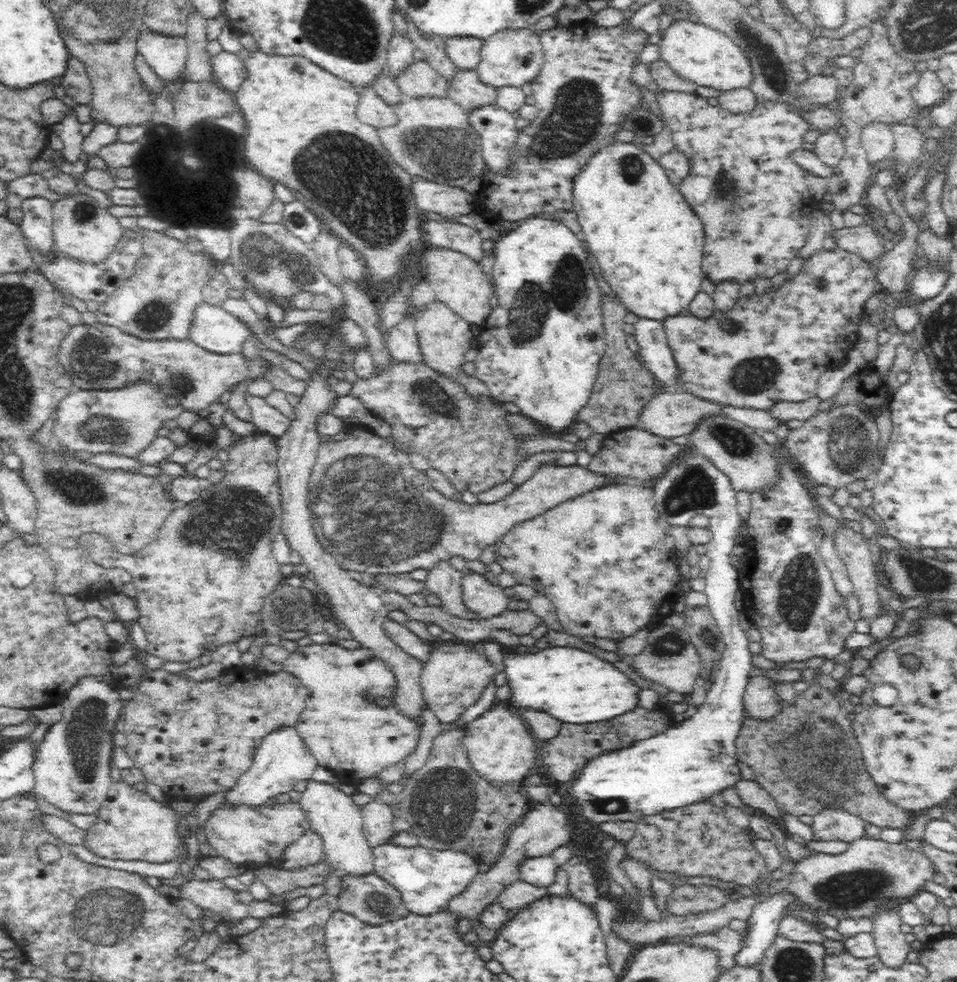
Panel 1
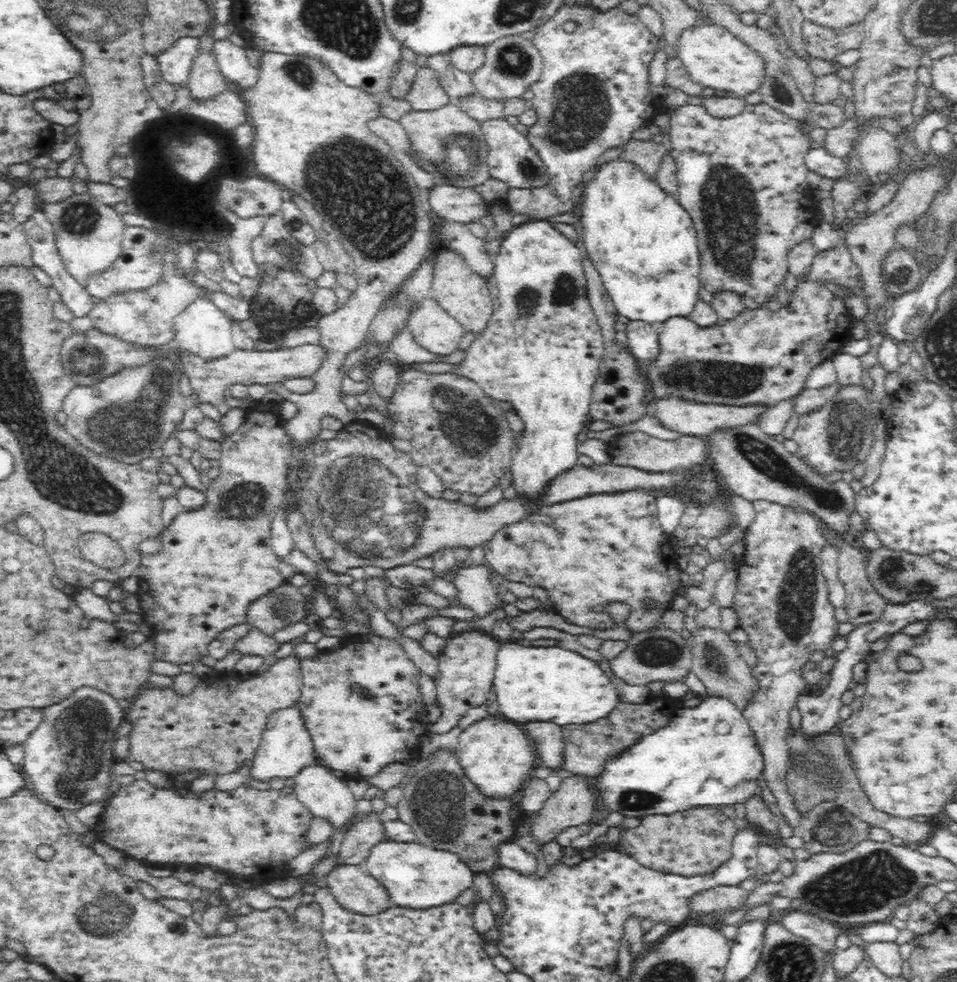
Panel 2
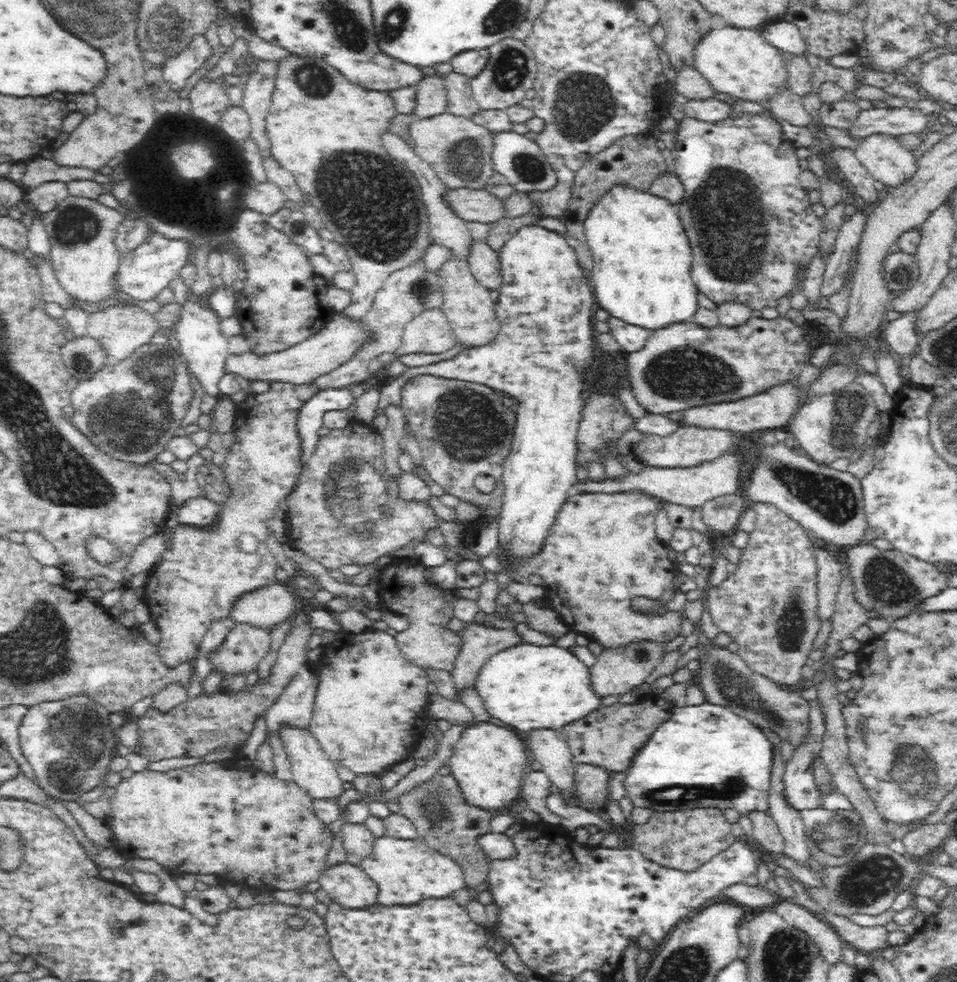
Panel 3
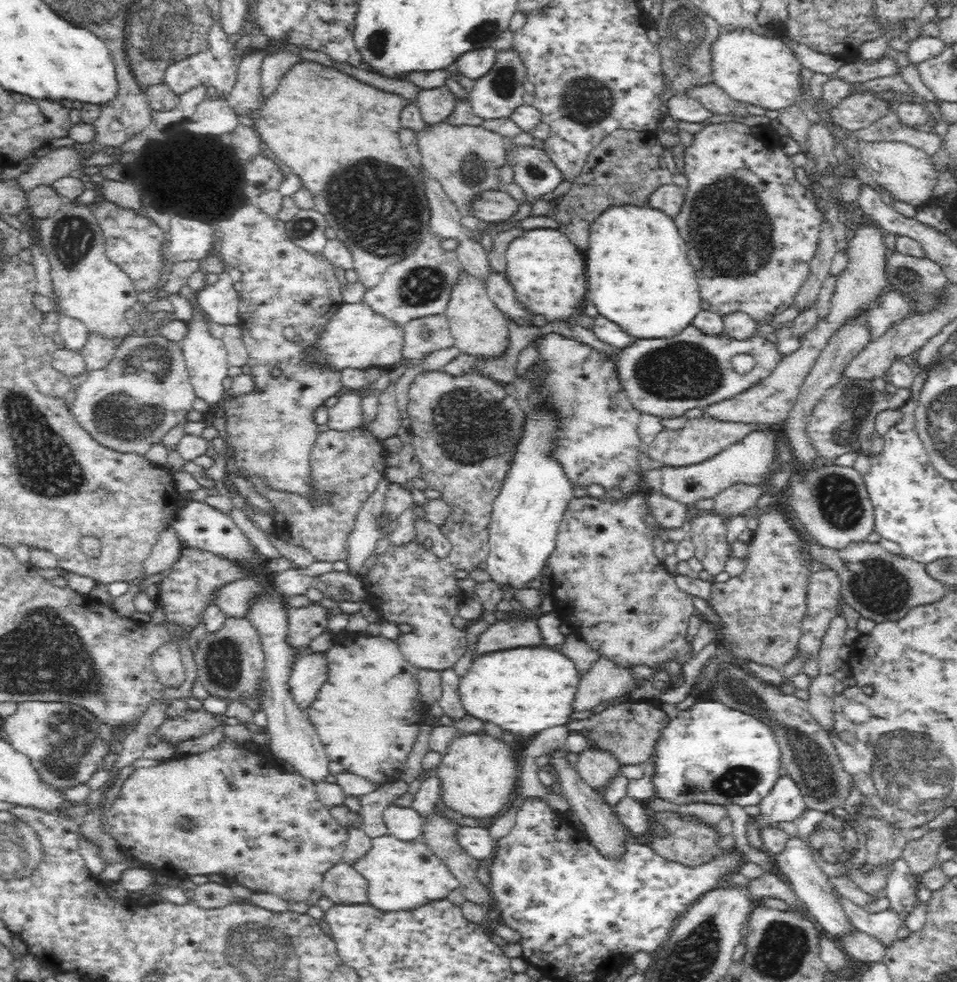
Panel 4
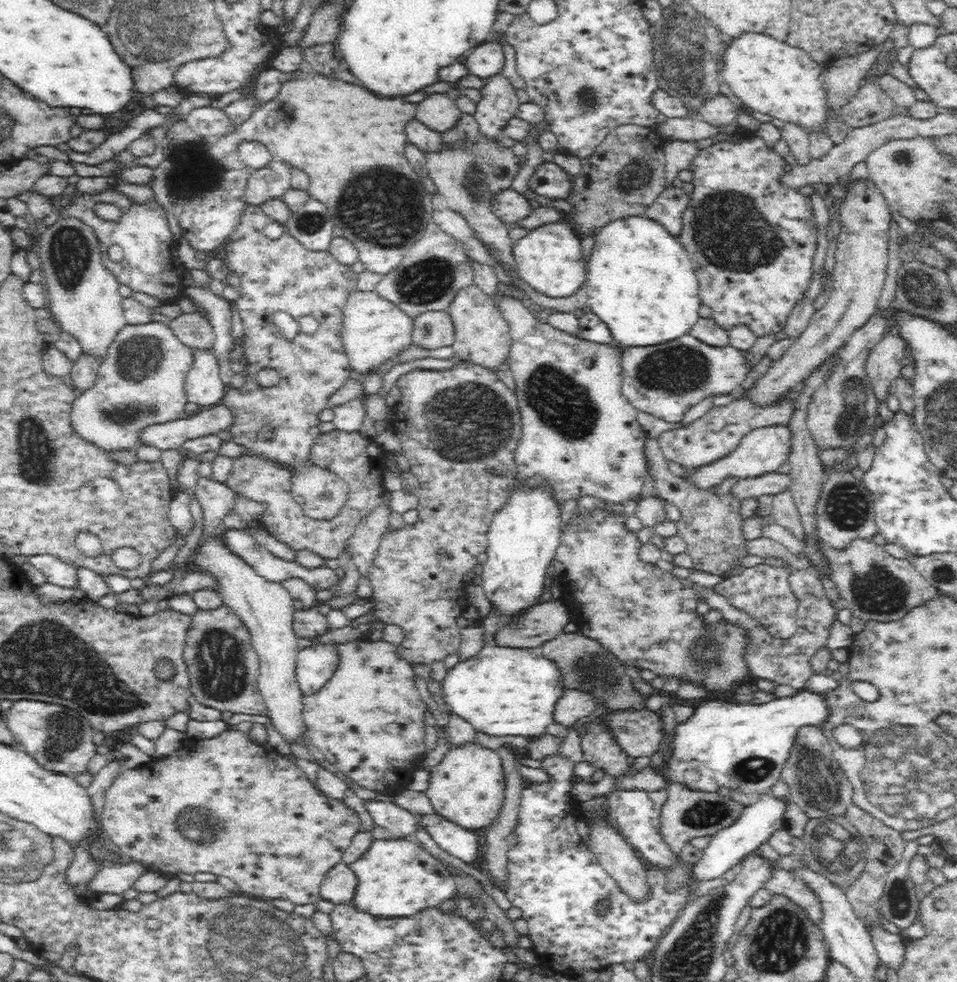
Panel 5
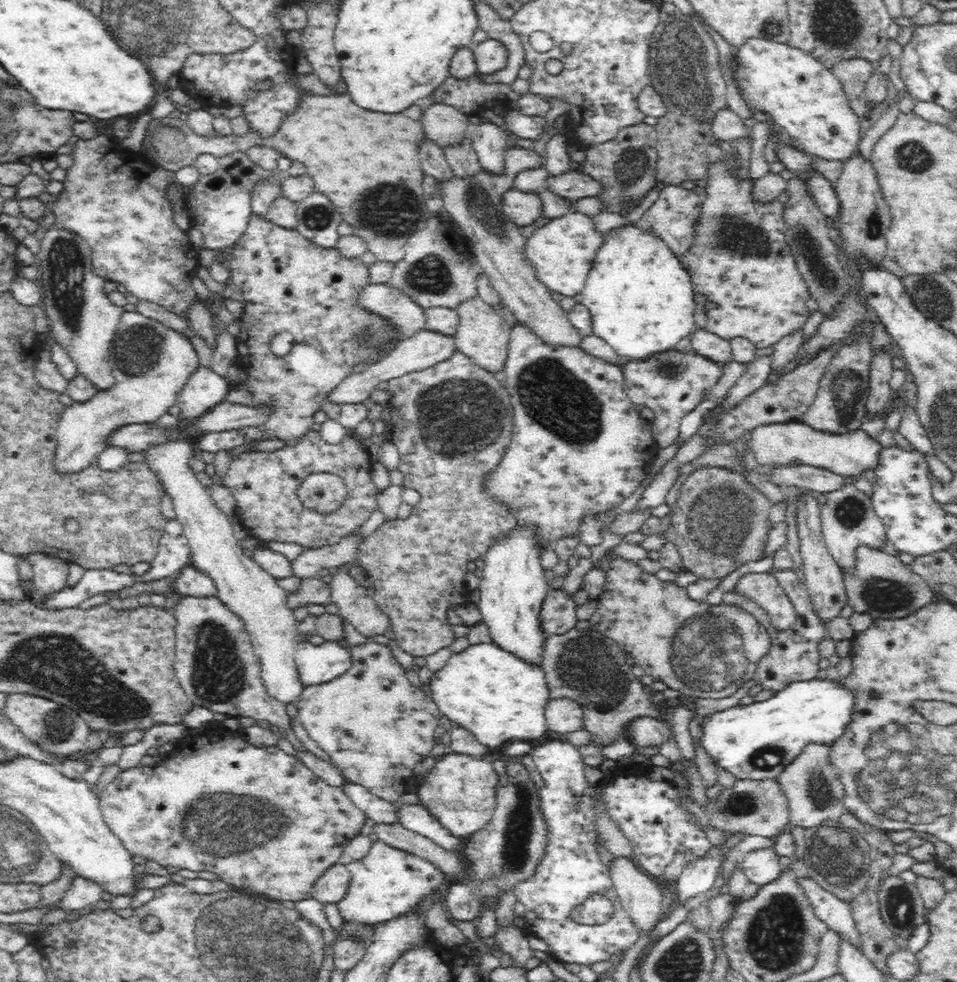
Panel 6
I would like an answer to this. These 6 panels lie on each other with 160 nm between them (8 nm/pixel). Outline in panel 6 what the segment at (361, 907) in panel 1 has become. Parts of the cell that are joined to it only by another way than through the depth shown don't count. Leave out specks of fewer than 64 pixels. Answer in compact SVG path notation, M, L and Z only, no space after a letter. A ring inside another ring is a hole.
M347 865L330 866L313 886L314 898L323 903L338 903L344 900L350 886L351 874Z

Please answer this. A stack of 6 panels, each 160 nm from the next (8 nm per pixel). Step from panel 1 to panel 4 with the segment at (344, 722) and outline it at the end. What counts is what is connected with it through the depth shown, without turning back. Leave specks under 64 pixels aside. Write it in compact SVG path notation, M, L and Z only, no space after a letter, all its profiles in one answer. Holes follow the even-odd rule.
M358 636L356 640L346 638L336 642L324 655L327 679L306 711L326 754L332 762L340 762L345 771L371 781L384 783L390 777L398 777L405 759L410 752L414 752L418 728L422 728L422 712L426 712L427 704L419 694L420 669L406 661L398 644L384 636Z

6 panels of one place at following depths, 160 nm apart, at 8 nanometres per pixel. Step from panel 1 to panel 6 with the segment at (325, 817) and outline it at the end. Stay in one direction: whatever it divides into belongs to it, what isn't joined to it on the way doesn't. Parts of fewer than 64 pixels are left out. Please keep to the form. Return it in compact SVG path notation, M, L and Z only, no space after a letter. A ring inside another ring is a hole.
M172 440L146 448L146 463L157 473L162 488L172 500L174 512L188 538L190 566L214 581L217 597L244 623L254 655L260 663L261 679L267 695L286 706L296 702L305 687L299 679L295 656L299 646L298 620L289 605L289 592L267 574L239 546L231 518L214 507L208 490L188 465L195 447L191 440Z

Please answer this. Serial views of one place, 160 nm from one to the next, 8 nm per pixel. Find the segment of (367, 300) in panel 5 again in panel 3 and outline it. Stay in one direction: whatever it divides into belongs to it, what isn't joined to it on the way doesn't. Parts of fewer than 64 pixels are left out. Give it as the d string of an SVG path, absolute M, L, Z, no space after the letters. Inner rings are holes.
M334 313L333 318L317 333L290 348L278 352L255 353L250 350L245 353L229 353L224 363L224 372L230 376L242 376L246 380L308 384L344 364L358 350L365 334L361 329L361 322L355 323L341 314Z

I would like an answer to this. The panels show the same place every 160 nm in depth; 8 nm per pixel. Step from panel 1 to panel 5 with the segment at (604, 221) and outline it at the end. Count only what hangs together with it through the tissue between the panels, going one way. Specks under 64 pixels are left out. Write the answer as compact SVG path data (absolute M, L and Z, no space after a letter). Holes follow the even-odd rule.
M628 215L611 220L599 229L587 264L587 303L593 314L602 319L619 347L643 347L680 338L690 332L700 319L703 306L699 280L684 245L664 225L653 217Z

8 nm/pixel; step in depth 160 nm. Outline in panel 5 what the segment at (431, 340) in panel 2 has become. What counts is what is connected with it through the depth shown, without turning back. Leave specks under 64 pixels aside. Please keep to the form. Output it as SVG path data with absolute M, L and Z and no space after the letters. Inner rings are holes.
M446 311L424 312L413 318L411 346L434 350L451 346L455 339L452 319Z

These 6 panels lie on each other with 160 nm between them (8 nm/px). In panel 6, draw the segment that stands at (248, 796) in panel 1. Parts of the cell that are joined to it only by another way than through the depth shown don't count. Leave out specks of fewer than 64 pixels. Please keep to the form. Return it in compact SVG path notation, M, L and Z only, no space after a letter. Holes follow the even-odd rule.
M306 639L297 647L295 661L299 679L305 687L328 682L342 675L351 665L348 648L337 641L324 641L314 646Z

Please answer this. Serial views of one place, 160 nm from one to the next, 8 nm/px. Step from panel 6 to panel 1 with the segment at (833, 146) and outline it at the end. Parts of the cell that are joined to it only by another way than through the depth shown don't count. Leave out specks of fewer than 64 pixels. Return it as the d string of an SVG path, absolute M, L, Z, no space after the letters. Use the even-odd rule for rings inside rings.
M677 18L660 36L658 52L663 61L679 78L716 91L748 88L752 84L752 67L742 48L725 33L705 25Z

